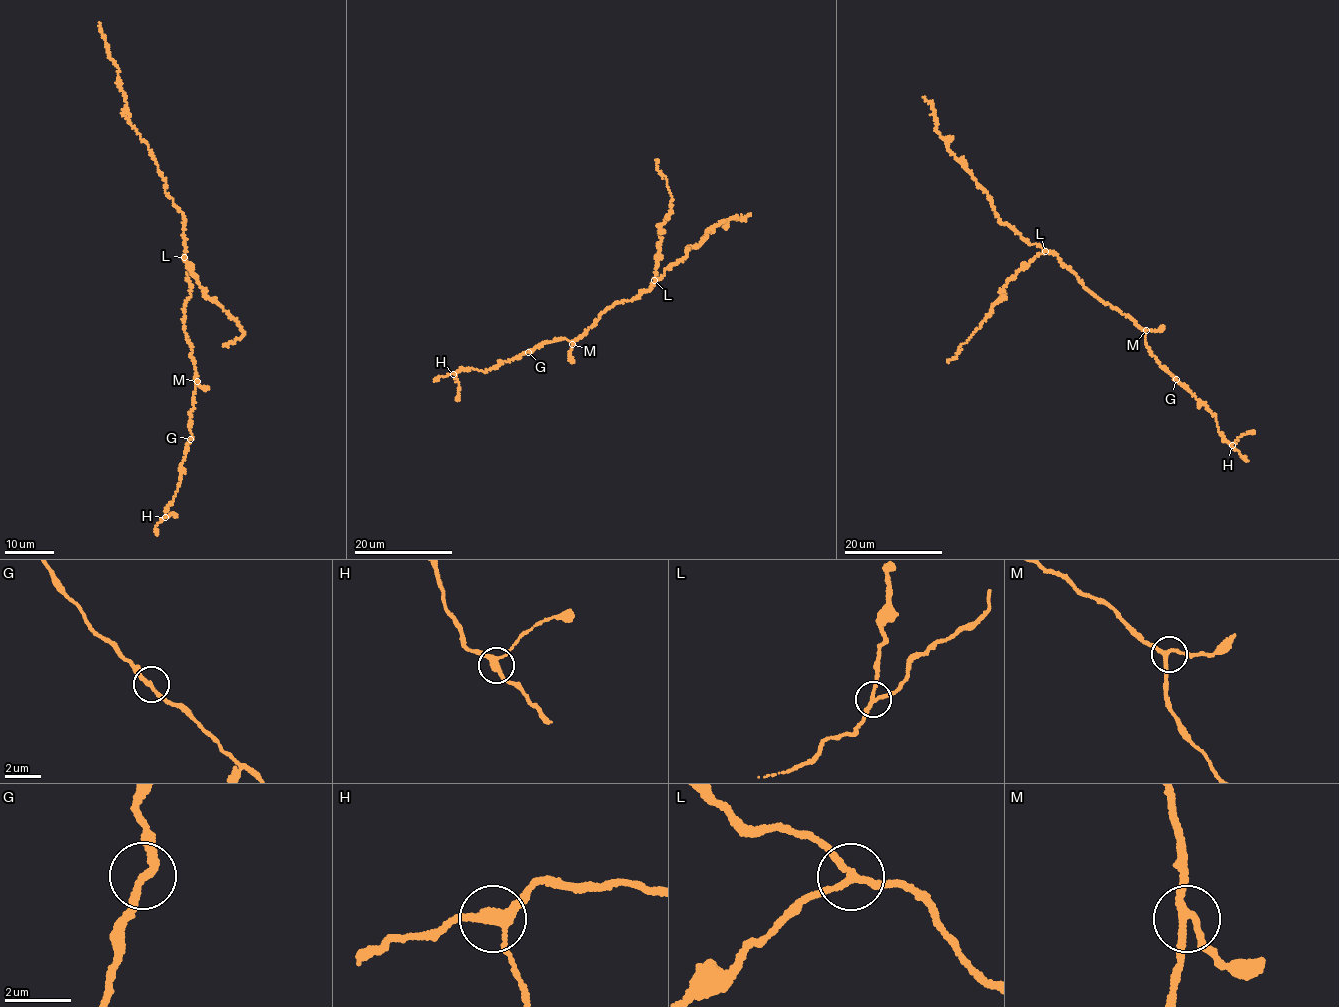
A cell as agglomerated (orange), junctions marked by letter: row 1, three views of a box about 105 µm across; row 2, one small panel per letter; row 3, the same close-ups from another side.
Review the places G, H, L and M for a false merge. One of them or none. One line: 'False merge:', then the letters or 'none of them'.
False merge: L

